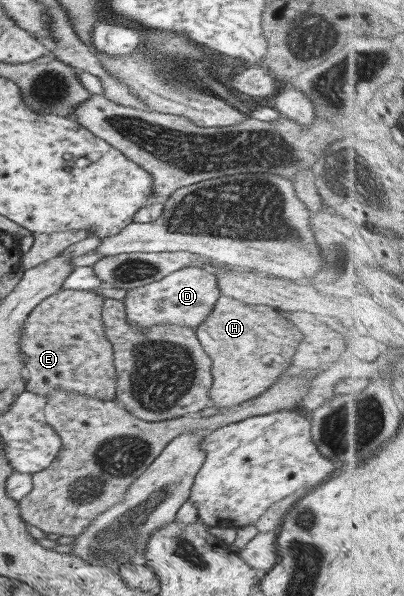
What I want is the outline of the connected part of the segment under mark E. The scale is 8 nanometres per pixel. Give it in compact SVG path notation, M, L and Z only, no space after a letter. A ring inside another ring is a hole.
M60 289L36 305L21 326L22 334L20 334L20 347L22 347L22 352L27 355L25 363L26 391L49 397L49 393L53 390L66 390L67 393L114 400L117 389L116 369L113 345L106 337L101 317L104 300L104 296L101 293L95 293L94 290Z

